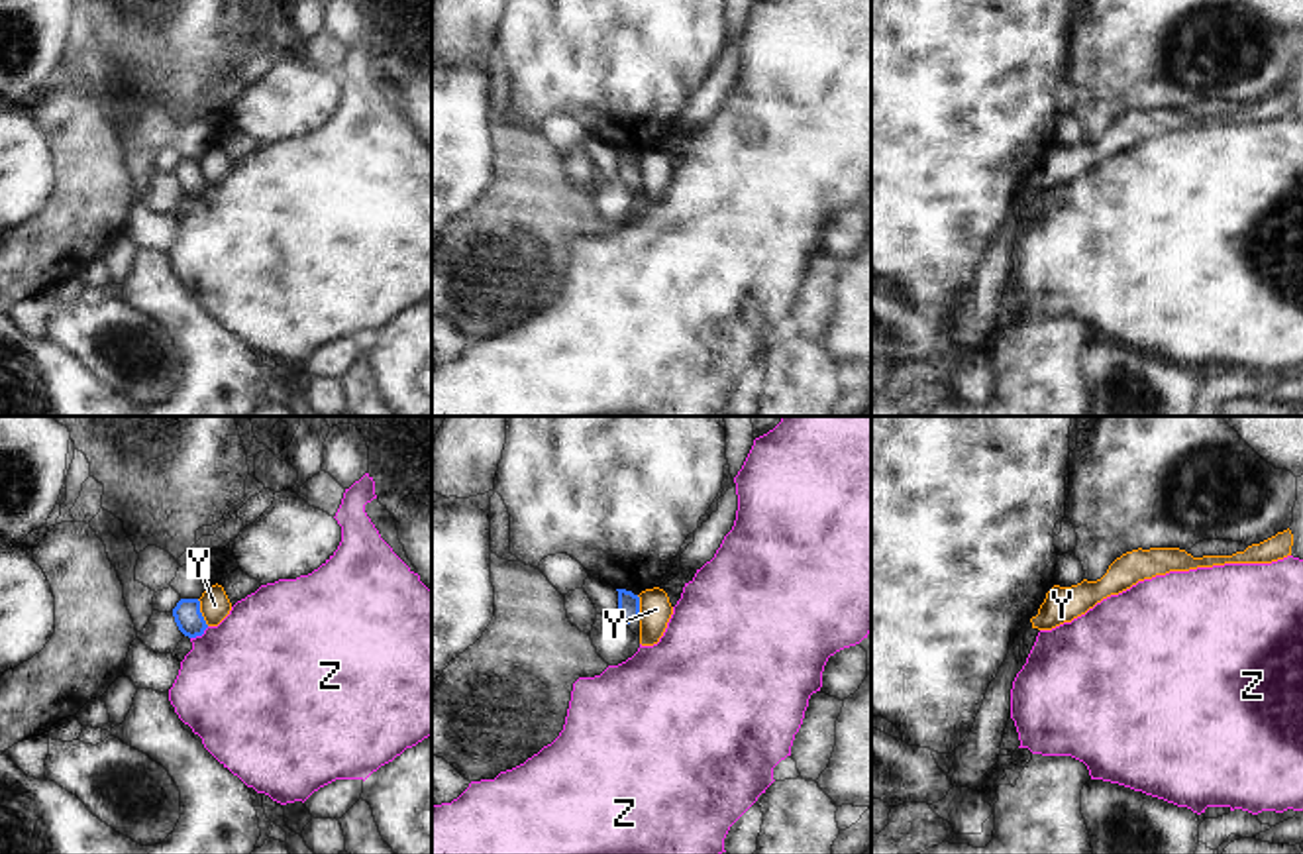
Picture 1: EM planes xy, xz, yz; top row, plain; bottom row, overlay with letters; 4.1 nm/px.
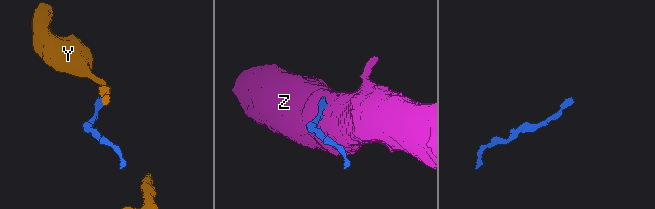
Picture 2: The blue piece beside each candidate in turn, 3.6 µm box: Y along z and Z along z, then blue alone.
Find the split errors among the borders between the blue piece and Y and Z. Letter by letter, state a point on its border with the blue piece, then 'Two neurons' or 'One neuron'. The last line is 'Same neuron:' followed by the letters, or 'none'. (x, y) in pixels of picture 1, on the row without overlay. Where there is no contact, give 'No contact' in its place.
Y: Touches blue at xy (201, 173). Two neurons
Z: Touches blue at xy (199, 195). Two neurons
Same neuron: none

